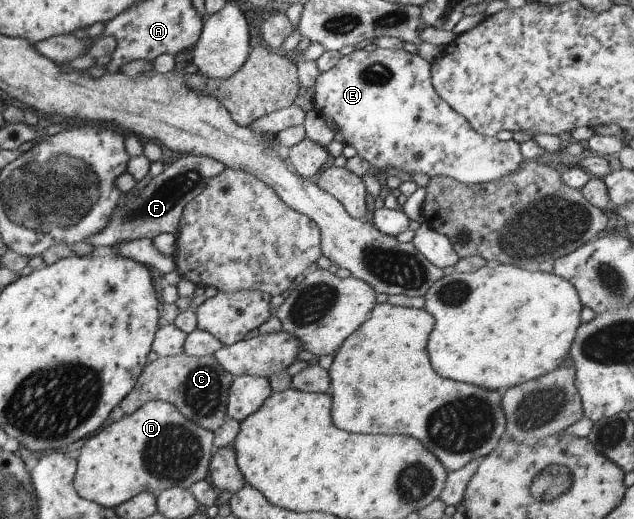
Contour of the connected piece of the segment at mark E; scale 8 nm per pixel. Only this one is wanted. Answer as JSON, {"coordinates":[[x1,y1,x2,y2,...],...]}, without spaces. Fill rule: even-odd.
{"coordinates":[[402,48,355,50,343,55,328,71,319,72,313,84,315,108,324,119,334,123,342,143,353,147,358,157,370,163,370,172,373,173,394,167,395,171,403,171,410,176,422,172,429,179,446,176,463,184,482,184,513,172,524,160,520,156,519,143,476,133,464,117,438,97,431,84,430,66,421,56]]}

